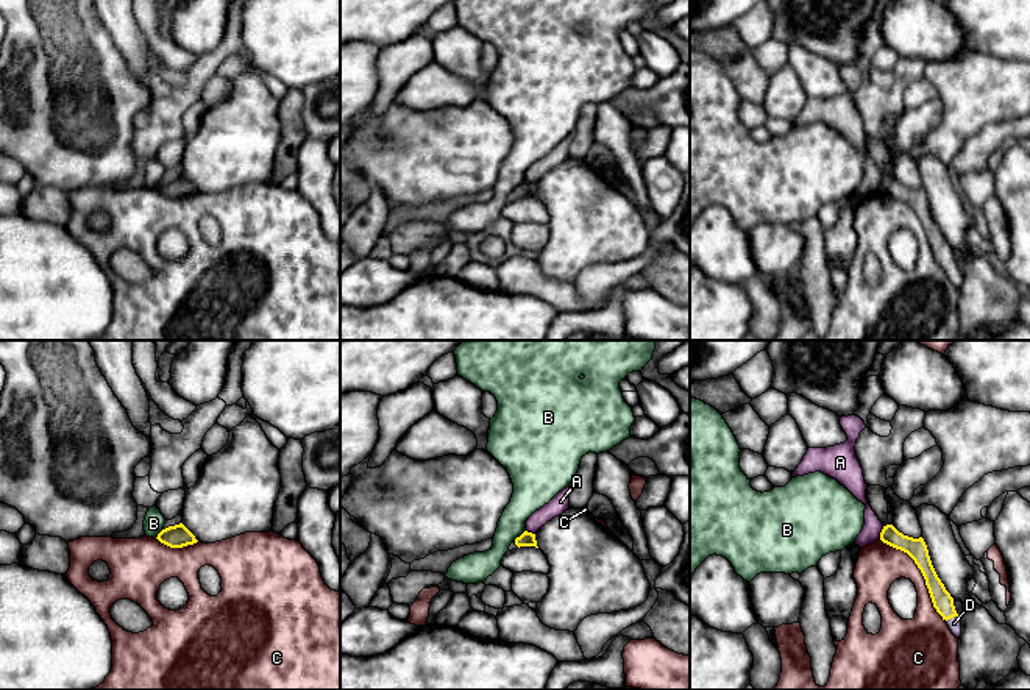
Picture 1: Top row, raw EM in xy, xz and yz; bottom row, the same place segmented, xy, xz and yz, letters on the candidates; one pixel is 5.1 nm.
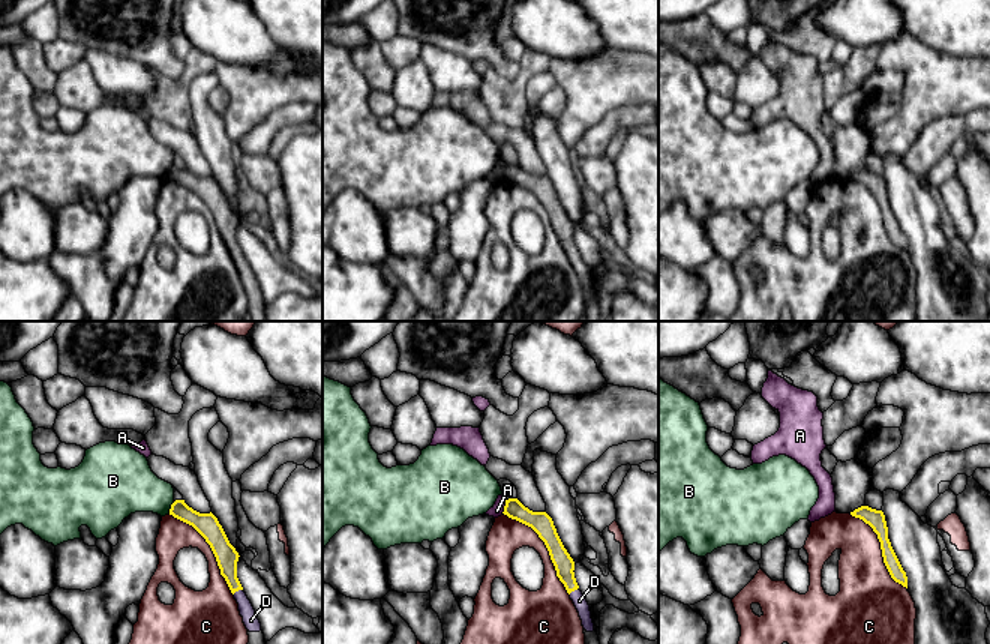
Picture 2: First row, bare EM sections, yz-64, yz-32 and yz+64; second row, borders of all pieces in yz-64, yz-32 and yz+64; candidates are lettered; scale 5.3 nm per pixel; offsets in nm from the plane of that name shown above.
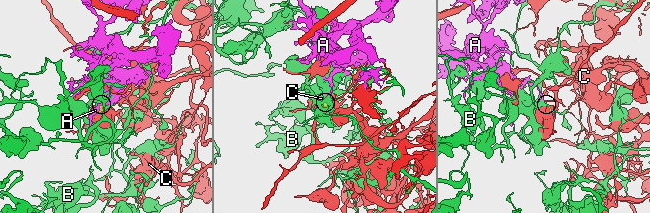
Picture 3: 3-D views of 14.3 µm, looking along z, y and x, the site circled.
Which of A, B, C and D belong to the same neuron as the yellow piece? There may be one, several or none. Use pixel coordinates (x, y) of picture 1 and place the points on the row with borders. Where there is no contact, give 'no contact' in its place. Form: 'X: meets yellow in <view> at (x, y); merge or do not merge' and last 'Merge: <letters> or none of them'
A: meets yellow in yz at (880, 533); do not merge
B: meets yellow in xz at (520, 536); do not merge
C: meets yellow in yz at (923, 575); do not merge
D: meets yellow in yz at (951, 617); merge
Merge: D

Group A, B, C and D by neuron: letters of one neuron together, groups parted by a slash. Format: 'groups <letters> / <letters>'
groups A / B / C / D

